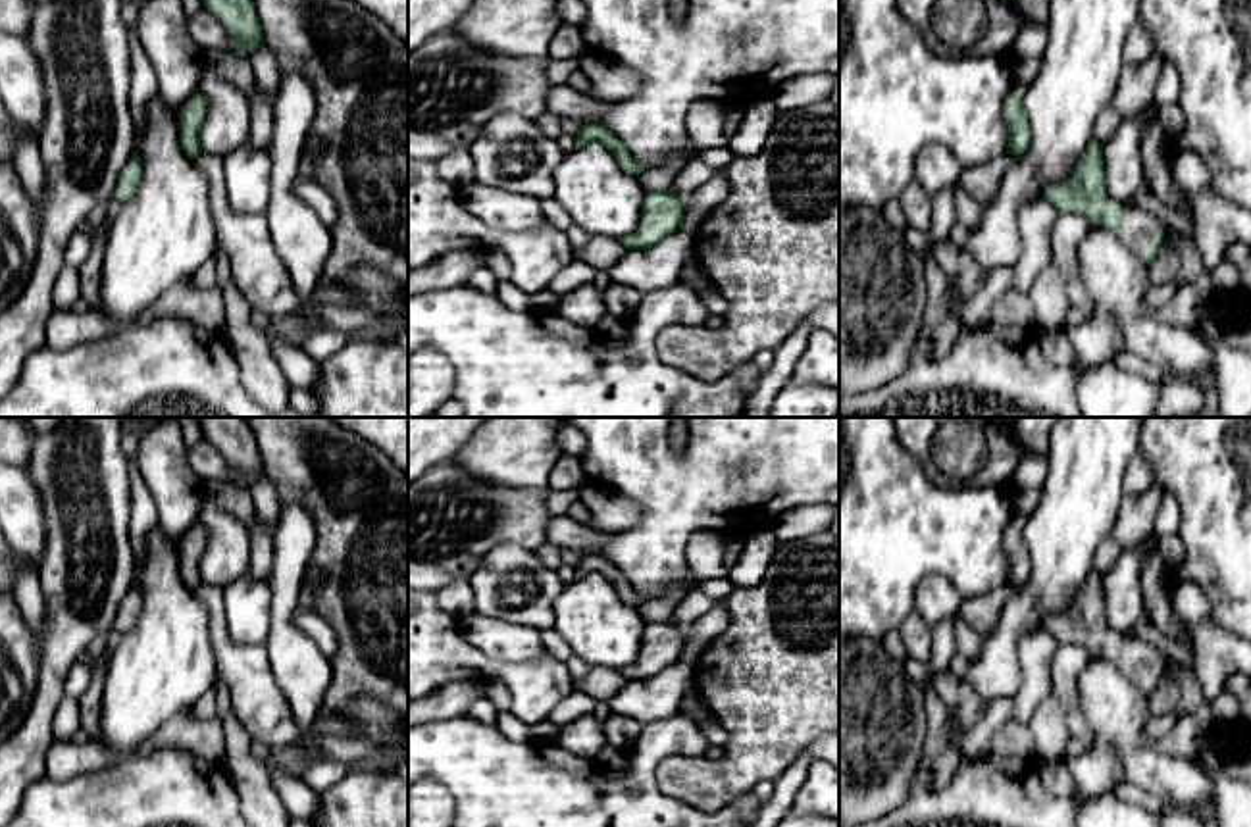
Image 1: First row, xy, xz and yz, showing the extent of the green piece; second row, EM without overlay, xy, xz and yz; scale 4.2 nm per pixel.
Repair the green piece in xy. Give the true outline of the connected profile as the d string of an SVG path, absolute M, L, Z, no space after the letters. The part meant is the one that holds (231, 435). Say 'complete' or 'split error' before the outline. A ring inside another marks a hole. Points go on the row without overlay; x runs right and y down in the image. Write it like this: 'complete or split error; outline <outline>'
complete; outline M196 417L202 437L212 442L235 471L235 487L244 489L246 481L264 473L256 437L244 417Z

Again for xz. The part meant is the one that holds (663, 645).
complete; outline M676 621L645 623L641 656L633 665L620 669L627 681L647 681L670 667L683 652L683 639Z

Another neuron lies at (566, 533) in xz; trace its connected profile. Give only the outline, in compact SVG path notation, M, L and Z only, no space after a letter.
M556 515L547 525L547 542L560 550L575 550L583 556L599 554L610 535L595 531L591 525L581 525L570 515Z

